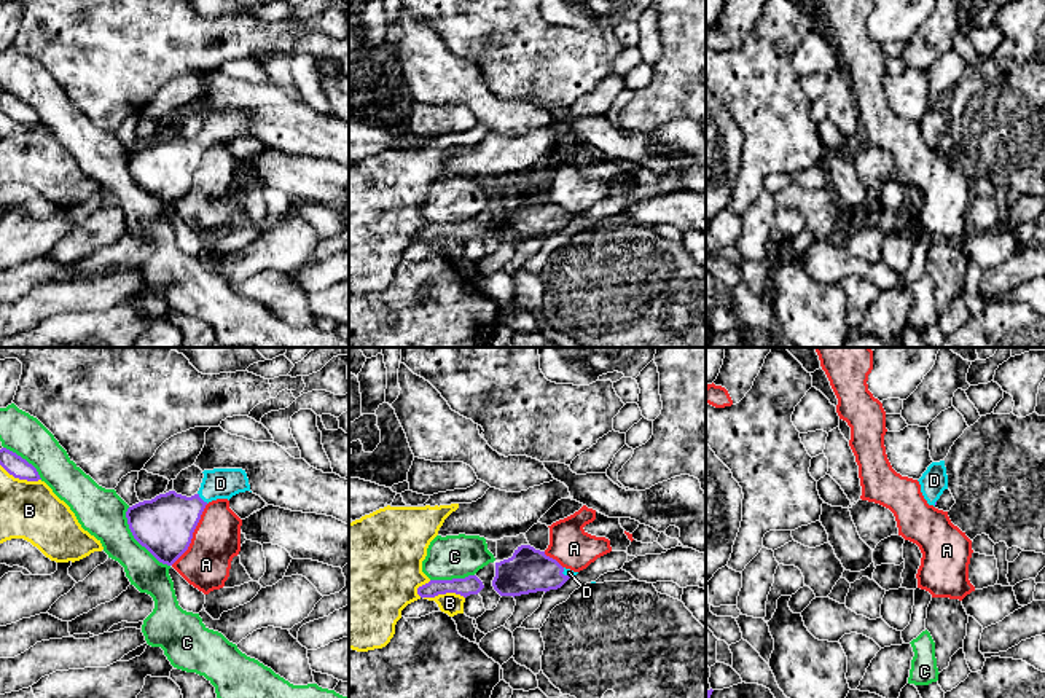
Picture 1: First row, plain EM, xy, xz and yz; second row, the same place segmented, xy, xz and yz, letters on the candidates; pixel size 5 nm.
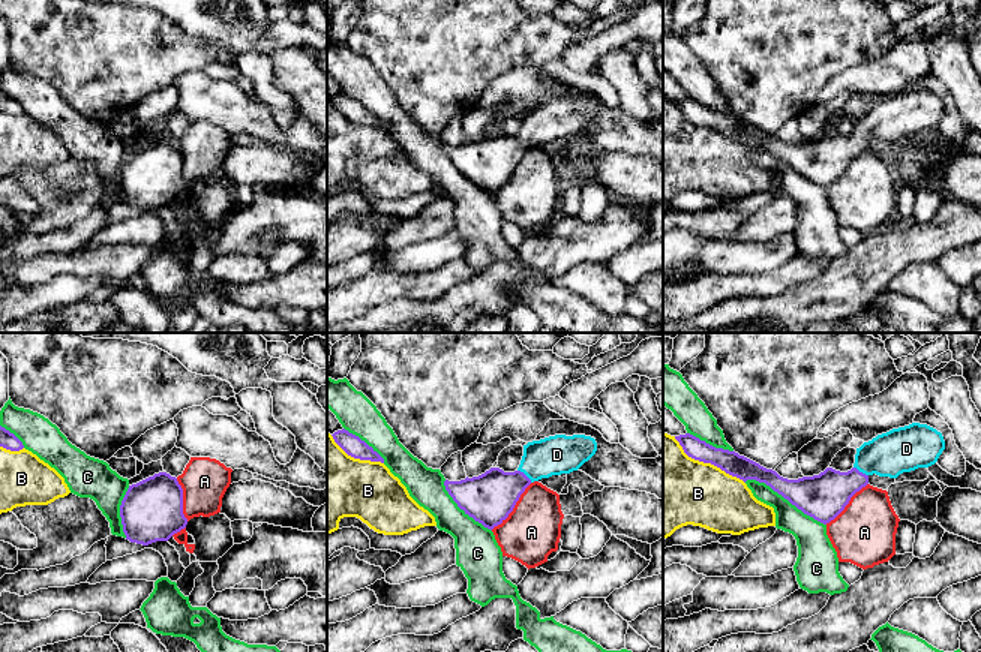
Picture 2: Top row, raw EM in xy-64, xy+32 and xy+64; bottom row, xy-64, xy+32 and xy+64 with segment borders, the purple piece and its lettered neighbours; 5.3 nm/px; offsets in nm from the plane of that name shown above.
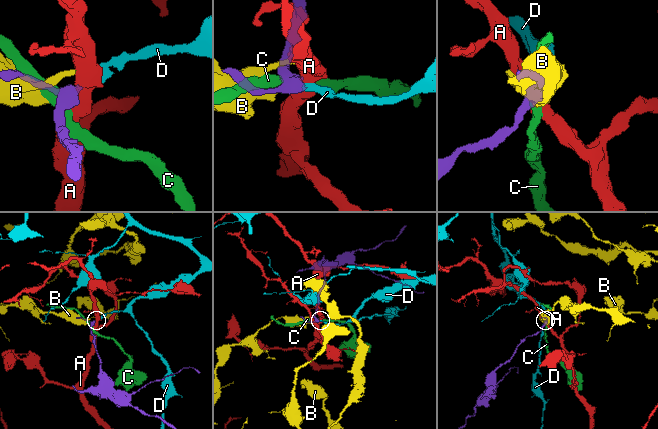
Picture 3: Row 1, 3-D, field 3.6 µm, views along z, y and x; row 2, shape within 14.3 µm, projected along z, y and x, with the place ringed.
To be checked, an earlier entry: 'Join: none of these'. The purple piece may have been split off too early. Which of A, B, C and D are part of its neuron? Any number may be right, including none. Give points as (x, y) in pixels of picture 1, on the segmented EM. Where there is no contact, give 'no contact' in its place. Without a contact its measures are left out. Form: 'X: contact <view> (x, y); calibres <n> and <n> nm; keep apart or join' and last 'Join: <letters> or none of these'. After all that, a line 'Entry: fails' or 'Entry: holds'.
A: contact xy (191, 534); calibres 300 and 240 nm; keep apart
B: contact xy (21, 478); calibres 100 and 300 nm; keep apart
C: contact xy (137, 541); calibres 300 and 240 nm; keep apart
D: contact xy (201, 499); calibres 300 and 160 nm; join
Join: D
Entry: fails

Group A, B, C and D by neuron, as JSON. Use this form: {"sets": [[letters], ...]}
{"sets": [["A"], ["B"], ["C"], ["D"]]}

